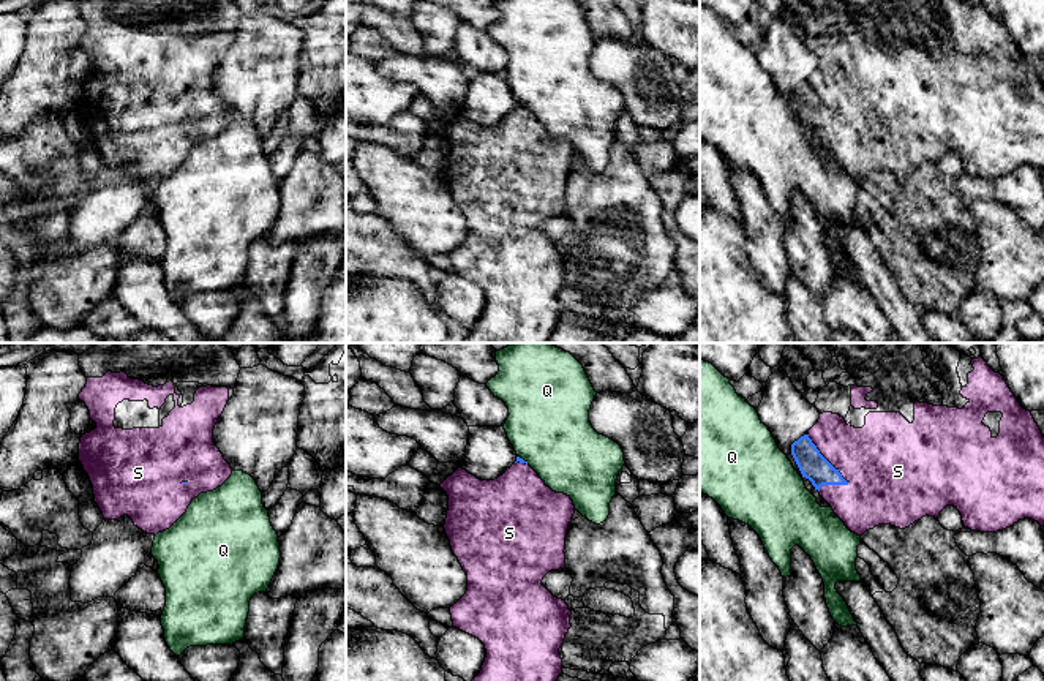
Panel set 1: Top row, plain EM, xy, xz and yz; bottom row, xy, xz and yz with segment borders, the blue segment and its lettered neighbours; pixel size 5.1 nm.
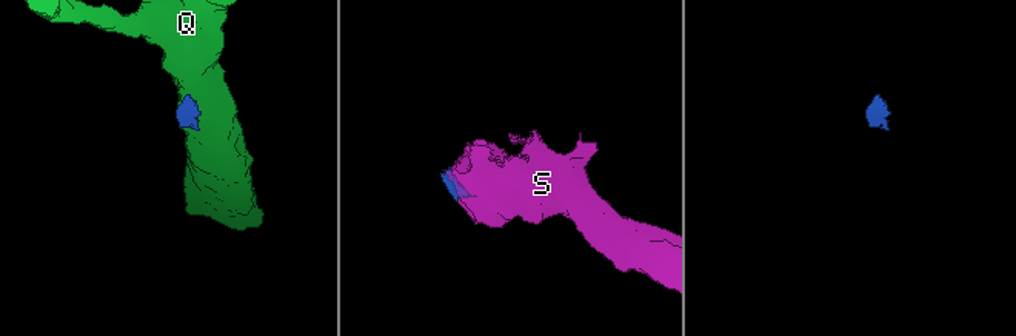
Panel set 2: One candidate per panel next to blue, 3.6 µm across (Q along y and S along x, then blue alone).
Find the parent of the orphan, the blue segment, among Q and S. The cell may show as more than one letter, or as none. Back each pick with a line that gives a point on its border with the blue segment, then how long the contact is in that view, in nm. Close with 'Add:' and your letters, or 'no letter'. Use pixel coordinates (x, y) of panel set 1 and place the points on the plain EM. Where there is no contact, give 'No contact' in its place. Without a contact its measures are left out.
S: Touches blue at yz (826, 106). Shared border 340 nm
Add: S

